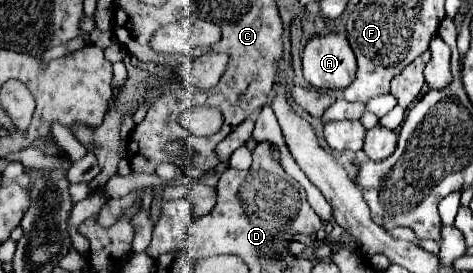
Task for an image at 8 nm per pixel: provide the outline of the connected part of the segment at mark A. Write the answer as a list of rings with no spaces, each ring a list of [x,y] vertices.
[[[339,34],[311,36],[303,50],[303,76],[321,90],[343,90],[355,78],[355,54]]]

